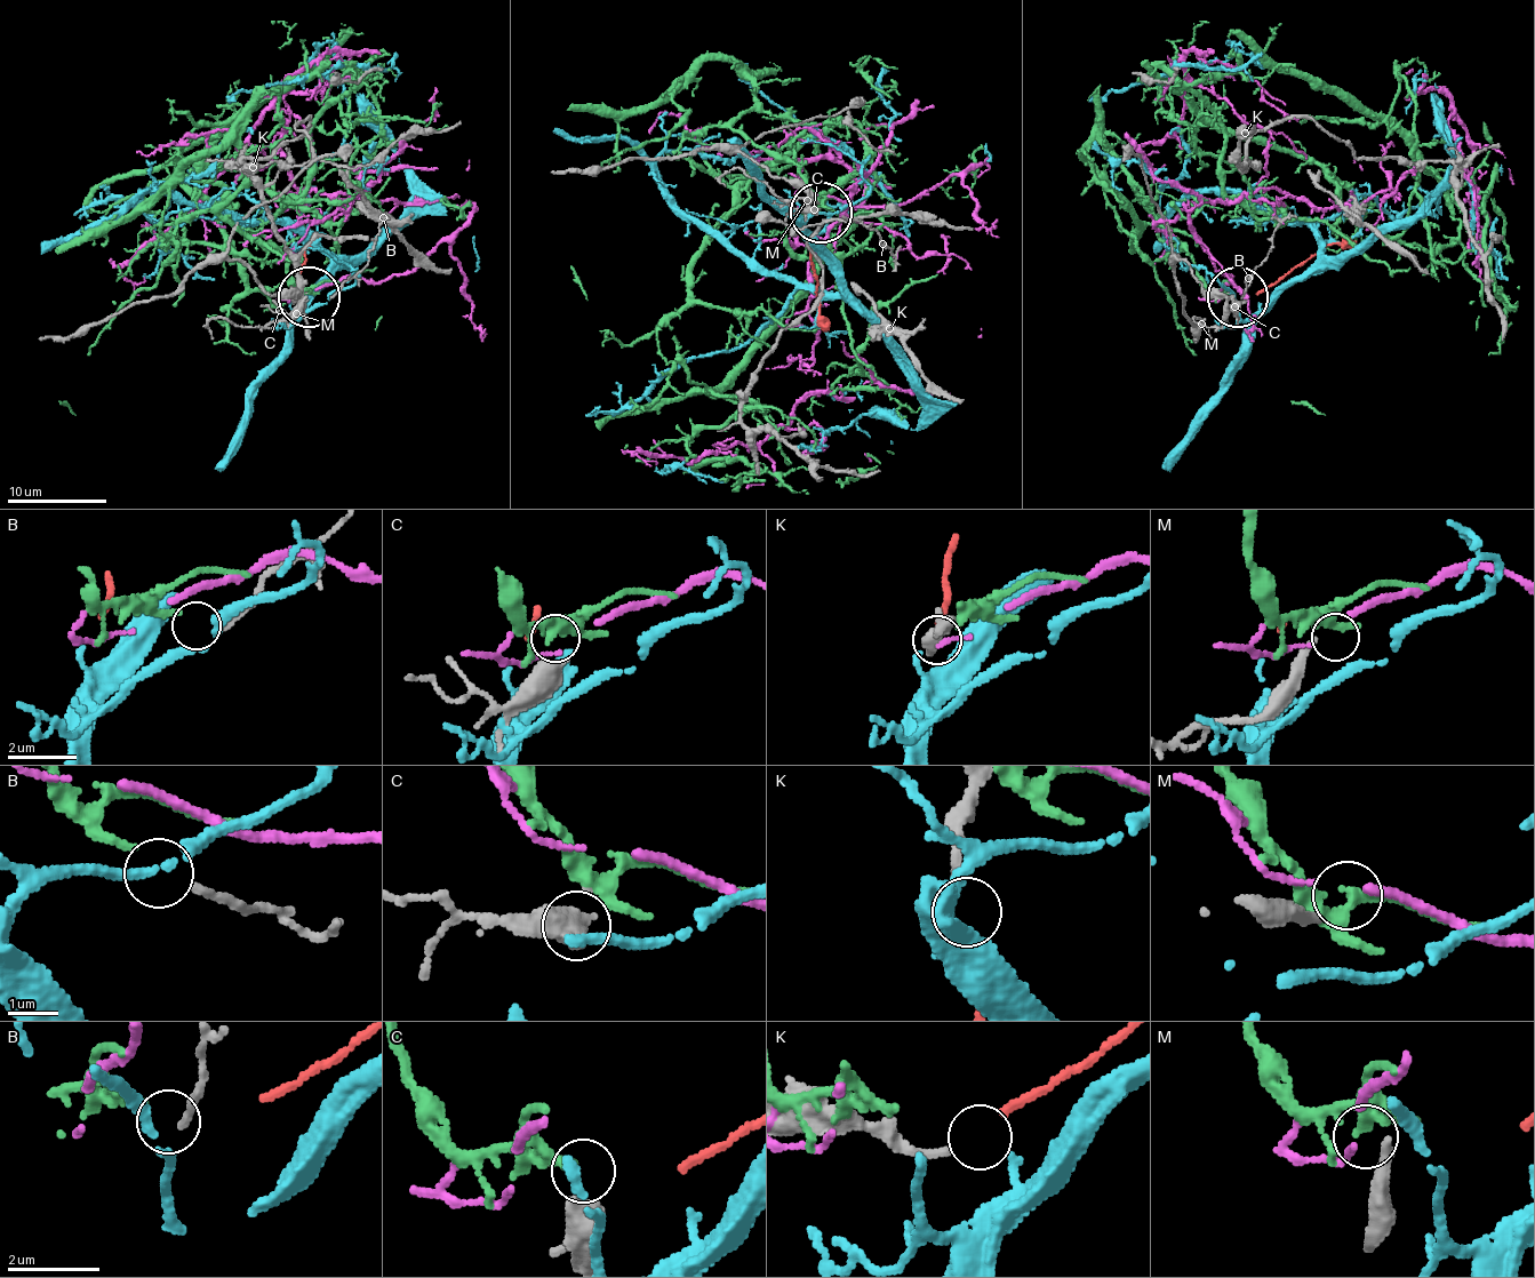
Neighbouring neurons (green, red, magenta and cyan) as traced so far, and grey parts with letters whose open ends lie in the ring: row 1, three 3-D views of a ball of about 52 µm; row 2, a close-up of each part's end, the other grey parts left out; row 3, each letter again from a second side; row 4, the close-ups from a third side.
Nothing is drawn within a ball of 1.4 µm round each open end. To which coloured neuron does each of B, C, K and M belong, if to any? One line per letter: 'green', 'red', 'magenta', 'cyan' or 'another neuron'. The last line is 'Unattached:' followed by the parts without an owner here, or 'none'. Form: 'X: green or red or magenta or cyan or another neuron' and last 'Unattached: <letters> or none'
B: cyan
C: another neuron
K: red
M: magenta
Unattached: C

